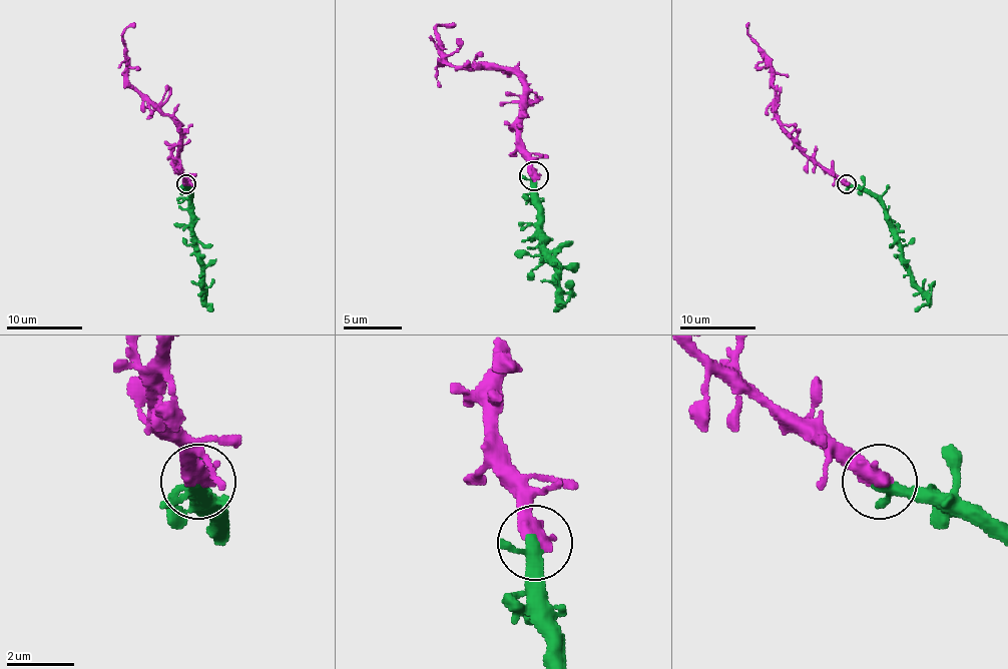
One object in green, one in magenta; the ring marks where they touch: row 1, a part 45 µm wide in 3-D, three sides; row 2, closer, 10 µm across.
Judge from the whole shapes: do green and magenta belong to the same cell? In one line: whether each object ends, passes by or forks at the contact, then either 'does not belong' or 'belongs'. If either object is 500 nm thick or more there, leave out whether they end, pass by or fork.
belongs

